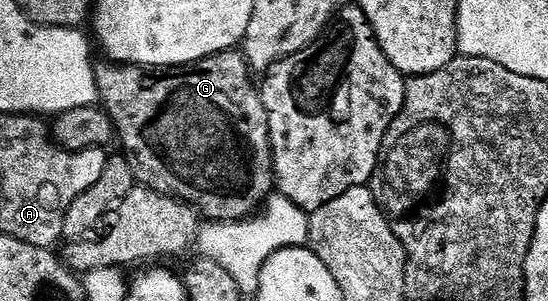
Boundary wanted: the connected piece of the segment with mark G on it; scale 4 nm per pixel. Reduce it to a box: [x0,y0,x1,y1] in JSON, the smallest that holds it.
[94,49,276,222]

